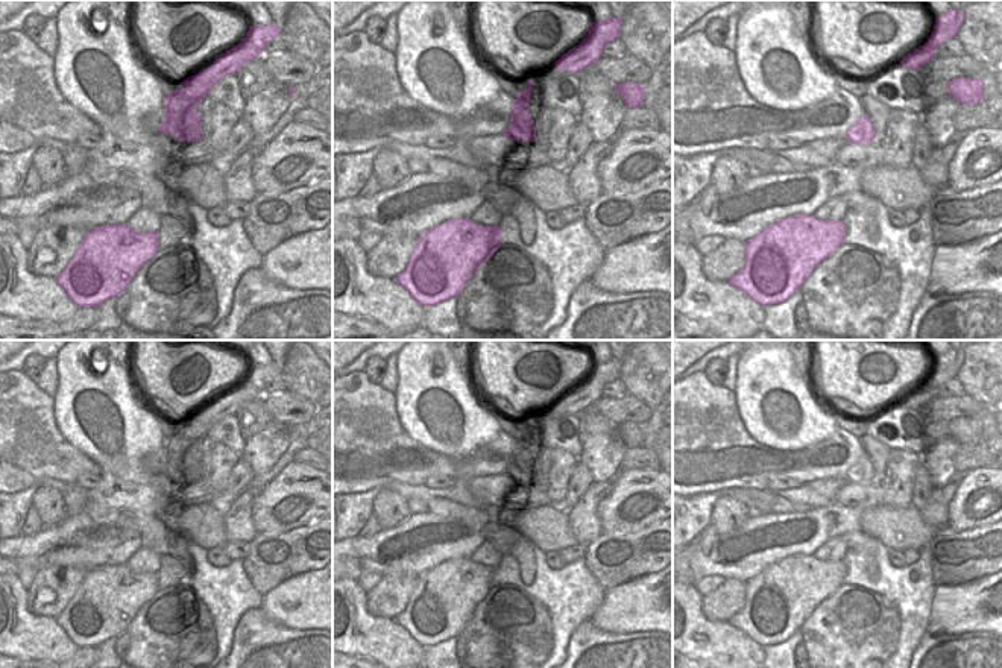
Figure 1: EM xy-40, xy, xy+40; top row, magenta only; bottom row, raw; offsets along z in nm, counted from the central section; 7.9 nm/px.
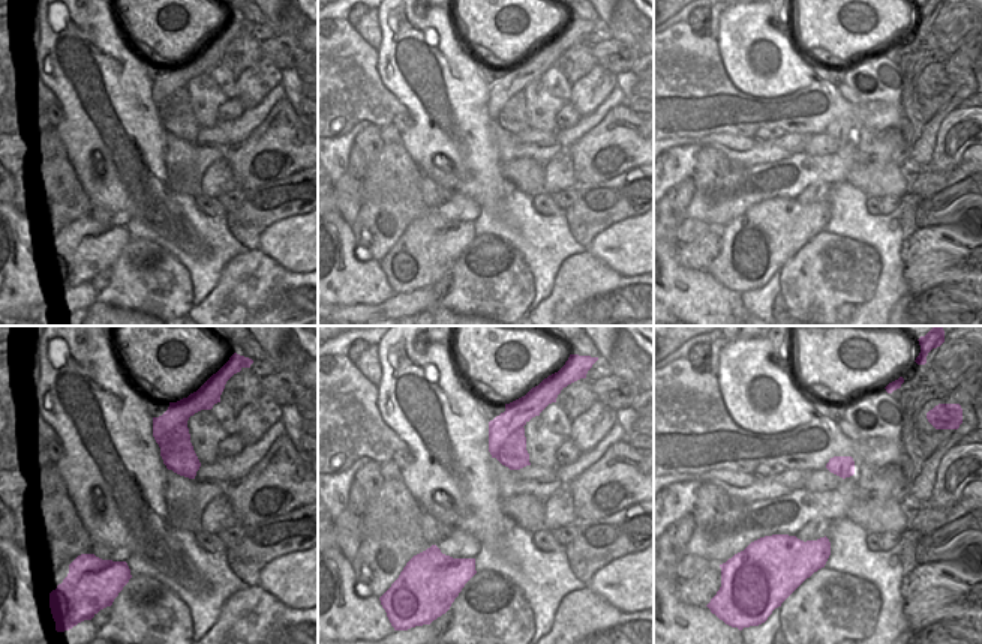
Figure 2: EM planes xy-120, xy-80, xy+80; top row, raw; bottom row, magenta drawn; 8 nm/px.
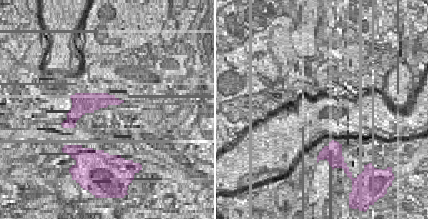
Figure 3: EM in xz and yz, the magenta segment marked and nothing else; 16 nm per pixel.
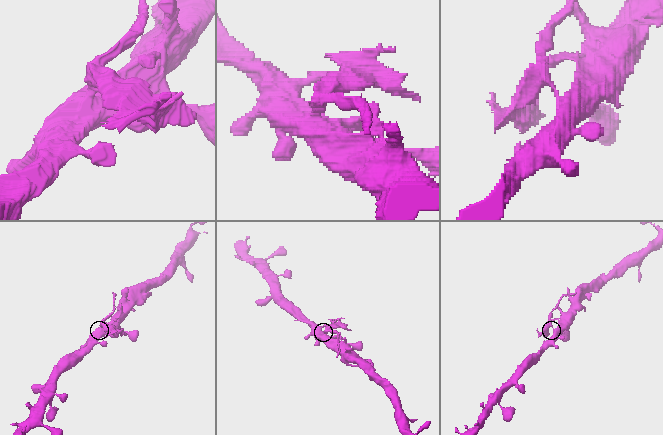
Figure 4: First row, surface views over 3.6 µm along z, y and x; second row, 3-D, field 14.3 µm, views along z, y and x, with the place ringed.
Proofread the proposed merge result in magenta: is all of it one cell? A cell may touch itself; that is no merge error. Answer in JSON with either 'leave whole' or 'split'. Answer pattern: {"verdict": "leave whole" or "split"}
{"verdict": "split"}

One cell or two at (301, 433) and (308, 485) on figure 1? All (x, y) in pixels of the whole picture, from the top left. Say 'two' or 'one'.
two

